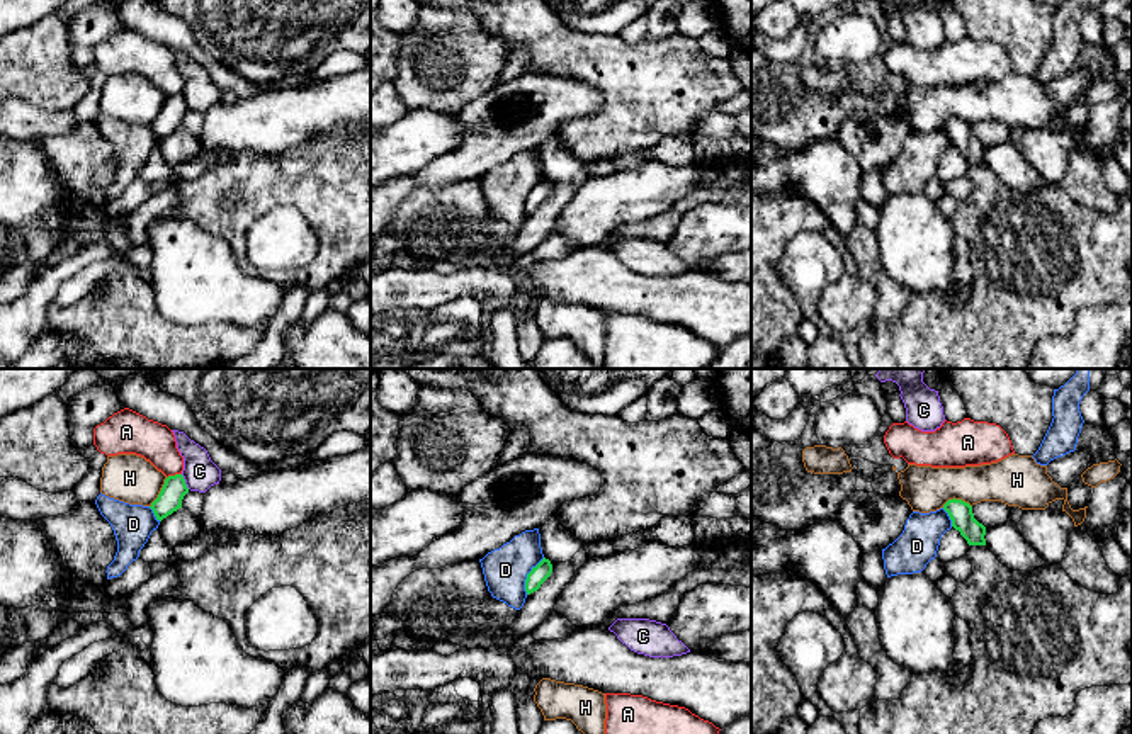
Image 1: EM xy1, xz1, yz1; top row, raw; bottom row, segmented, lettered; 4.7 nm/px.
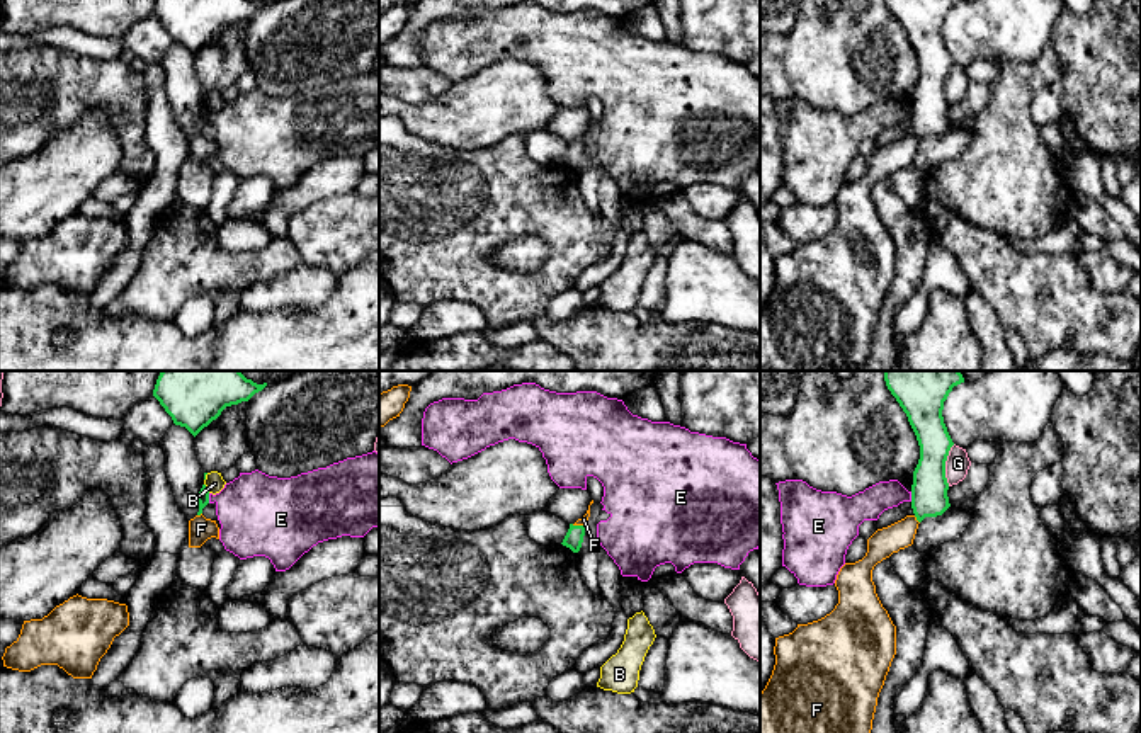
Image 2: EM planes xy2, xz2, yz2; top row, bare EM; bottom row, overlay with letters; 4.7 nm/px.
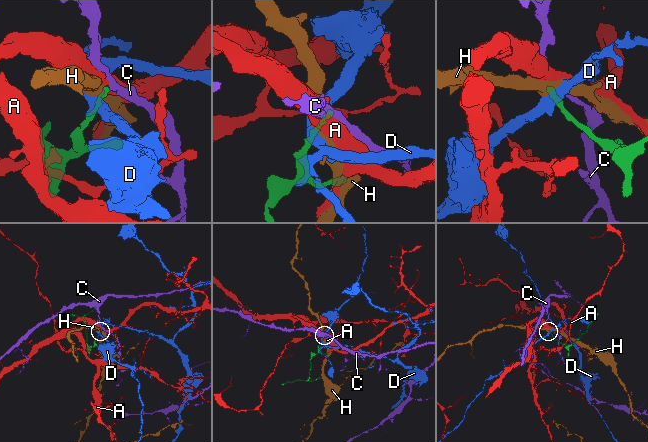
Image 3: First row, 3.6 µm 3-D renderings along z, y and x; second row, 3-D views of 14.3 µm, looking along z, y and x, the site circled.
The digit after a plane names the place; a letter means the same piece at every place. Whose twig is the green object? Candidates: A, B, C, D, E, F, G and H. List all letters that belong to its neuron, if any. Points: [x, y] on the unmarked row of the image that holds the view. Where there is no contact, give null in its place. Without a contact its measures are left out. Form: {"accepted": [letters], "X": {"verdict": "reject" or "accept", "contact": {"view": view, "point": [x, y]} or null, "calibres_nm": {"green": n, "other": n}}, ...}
{"accepted": ["F"], "A": {"verdict": "reject", "contact": {"view": "xy1", "point": [175, 94]}, "calibres_nm": {"green": 120, "other": 180}}, "B": {"verdict": "reject", "contact": {"view": "xy2", "point": [204, 107]}, "calibres_nm": {"green": 60, "other": 90}}, "C": {"verdict": "reject", "contact": {"view": "xy1", "point": [184, 101]}, "calibres_nm": {"green": 120, "other": 160}}, "D": {"verdict": "reject", "contact": {"view": "xz1", "point": [527, 196]}, "calibres_nm": {"green": 80, "other": 220}}, "E": {"verdict": "reject", "contact": {"view": "xy2", "point": [208, 118]}, "calibres_nm": {"green": 60, "other": 360}}, "F": {"verdict": "accept", "contact": {"view": "yz2", "point": [917, 138]}, "calibres_nm": {"green": 180, "other": 140}}, "G": {"verdict": "reject", "contact": {"view": "yz2", "point": [944, 84]}, "calibres_nm": {"green": 180, "other": 120}}, "H": {"verdict": "reject", "contact": {"view": "yz1", "point": [957, 119]}, "calibres_nm": {"green": 110, "other": 220}}}

